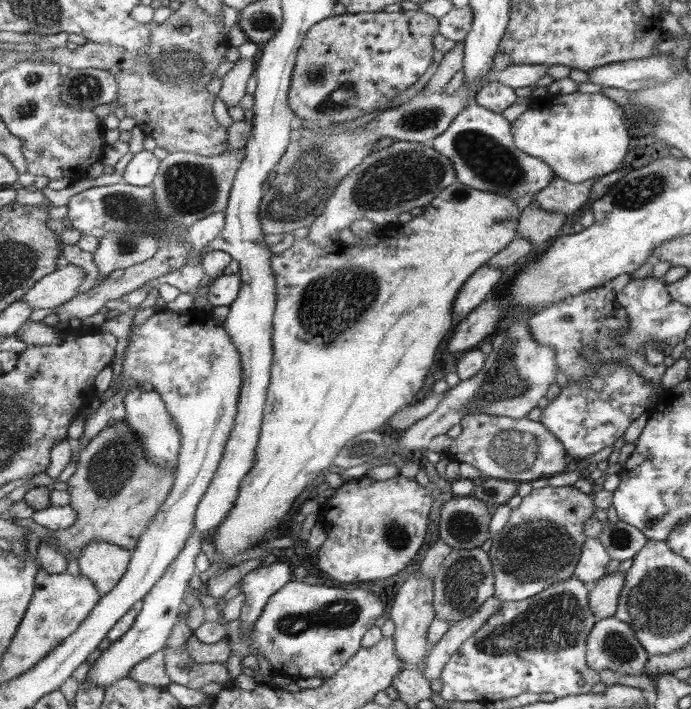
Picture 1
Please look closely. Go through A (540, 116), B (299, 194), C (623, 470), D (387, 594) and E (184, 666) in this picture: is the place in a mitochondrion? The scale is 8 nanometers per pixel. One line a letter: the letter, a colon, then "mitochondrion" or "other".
A: other
B: mitochondrion
C: other
D: other
E: mitochondrion

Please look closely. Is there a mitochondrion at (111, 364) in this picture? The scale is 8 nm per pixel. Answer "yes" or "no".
no

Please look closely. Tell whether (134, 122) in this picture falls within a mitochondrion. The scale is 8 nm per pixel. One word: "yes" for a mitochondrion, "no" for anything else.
no

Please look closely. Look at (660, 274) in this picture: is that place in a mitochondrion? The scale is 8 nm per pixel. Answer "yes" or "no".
no

